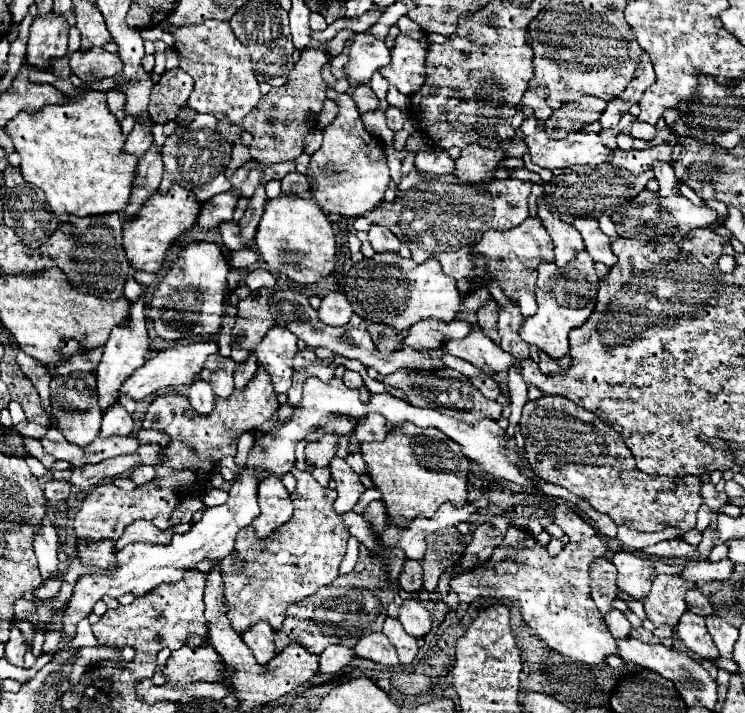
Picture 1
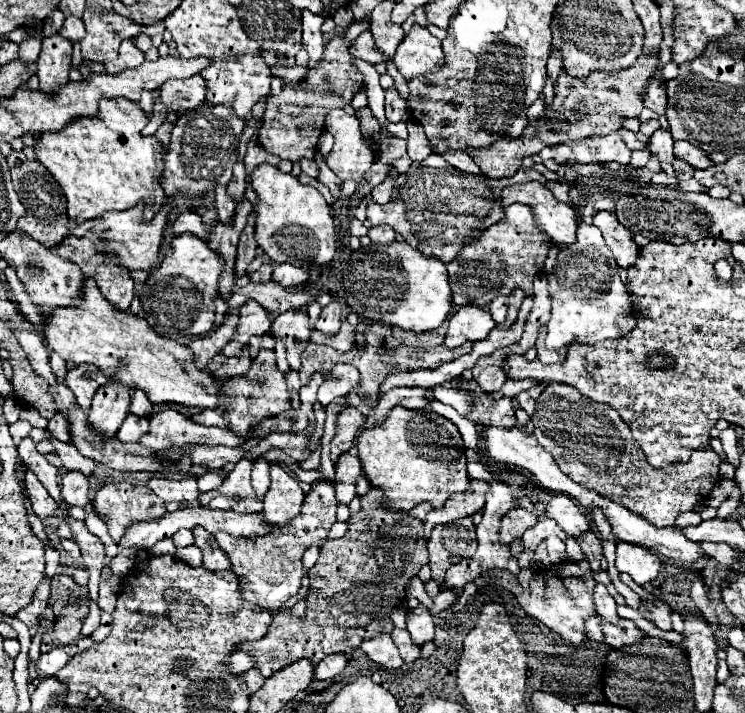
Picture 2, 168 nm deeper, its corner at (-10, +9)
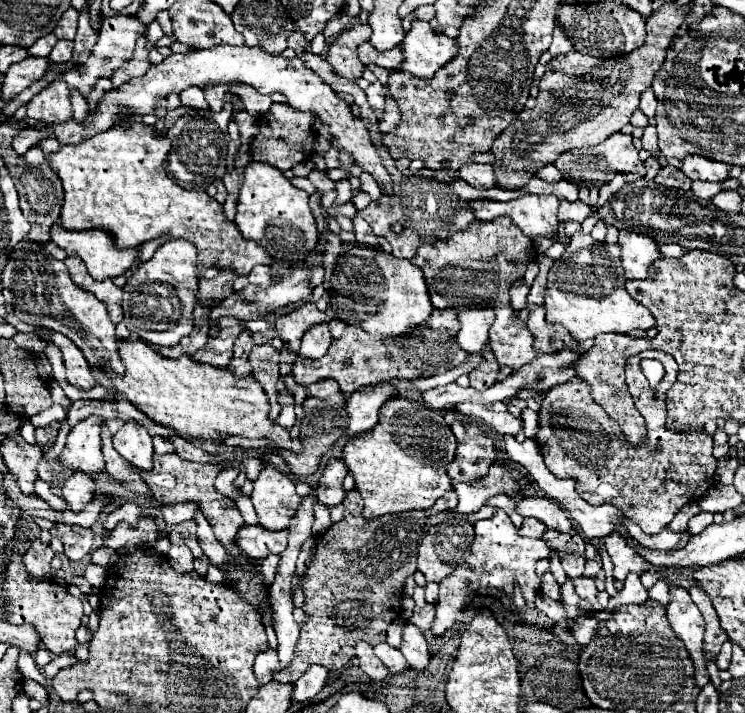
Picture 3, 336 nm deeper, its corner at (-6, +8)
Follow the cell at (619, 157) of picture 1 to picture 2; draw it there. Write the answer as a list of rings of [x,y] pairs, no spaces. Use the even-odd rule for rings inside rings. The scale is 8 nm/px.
[[[676,141],[676,143],[674,143],[674,155],[676,155],[678,159],[682,159],[682,161],[694,165],[694,167],[698,167],[698,169],[706,169],[706,167],[712,165],[708,153],[702,151],[700,147],[694,147],[694,145],[688,143],[688,141]]]

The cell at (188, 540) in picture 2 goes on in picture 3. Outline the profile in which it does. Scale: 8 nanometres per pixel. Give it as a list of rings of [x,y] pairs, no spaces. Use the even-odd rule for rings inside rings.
[[[178,546],[178,548],[170,548],[168,550],[168,560],[170,560],[170,564],[174,566],[174,570],[176,572],[190,572],[190,570],[194,570],[194,564],[192,564],[192,560],[194,560],[194,556],[192,556],[192,552],[186,548],[186,546]]]

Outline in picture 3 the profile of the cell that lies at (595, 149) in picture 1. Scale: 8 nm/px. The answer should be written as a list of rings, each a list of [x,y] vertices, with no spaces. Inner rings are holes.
[[[620,132],[610,136],[598,146],[564,152],[556,160],[556,168],[560,170],[562,180],[568,180],[572,184],[608,184],[614,178],[614,174],[626,174],[628,182],[634,182],[646,174],[644,164],[638,158],[638,150],[632,144],[632,136],[626,136]]]

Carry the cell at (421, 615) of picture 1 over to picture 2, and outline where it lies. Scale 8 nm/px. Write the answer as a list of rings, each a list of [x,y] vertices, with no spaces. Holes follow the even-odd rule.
[[[420,603],[418,607],[414,609],[408,609],[406,613],[406,623],[408,623],[408,631],[414,639],[414,643],[418,645],[424,645],[426,641],[432,641],[434,639],[434,629],[436,629],[436,623],[434,623],[434,617],[432,613]]]

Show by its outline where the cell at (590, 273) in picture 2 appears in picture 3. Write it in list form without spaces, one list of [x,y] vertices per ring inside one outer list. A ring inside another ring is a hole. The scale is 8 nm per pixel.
[[[576,232],[572,236],[566,252],[562,254],[562,258],[558,262],[554,262],[554,266],[548,272],[548,288],[546,288],[546,300],[544,300],[546,320],[550,324],[564,326],[578,342],[586,340],[586,338],[596,338],[602,332],[630,334],[636,328],[640,328],[640,330],[654,328],[656,326],[654,316],[642,304],[632,300],[632,296],[626,292],[624,284],[626,284],[626,280],[624,280],[620,244],[618,242],[614,242],[614,244],[596,242],[590,234]]]

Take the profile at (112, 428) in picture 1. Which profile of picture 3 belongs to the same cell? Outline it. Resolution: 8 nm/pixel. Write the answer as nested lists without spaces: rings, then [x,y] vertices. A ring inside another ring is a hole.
[[[134,420],[126,422],[114,434],[114,448],[134,468],[138,468],[138,470],[150,470],[152,468],[152,454],[154,454],[152,438],[146,432],[146,428],[138,426]]]

